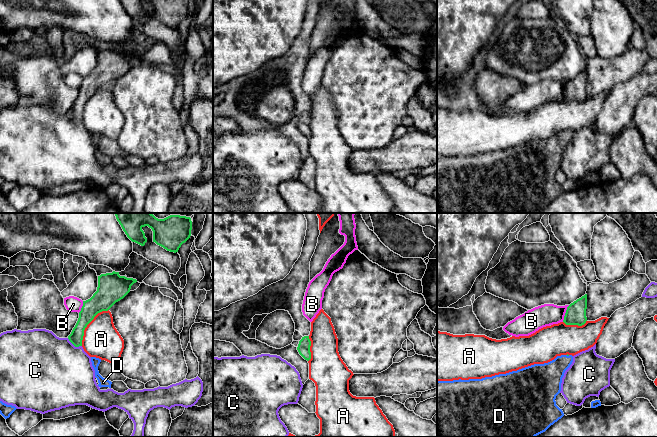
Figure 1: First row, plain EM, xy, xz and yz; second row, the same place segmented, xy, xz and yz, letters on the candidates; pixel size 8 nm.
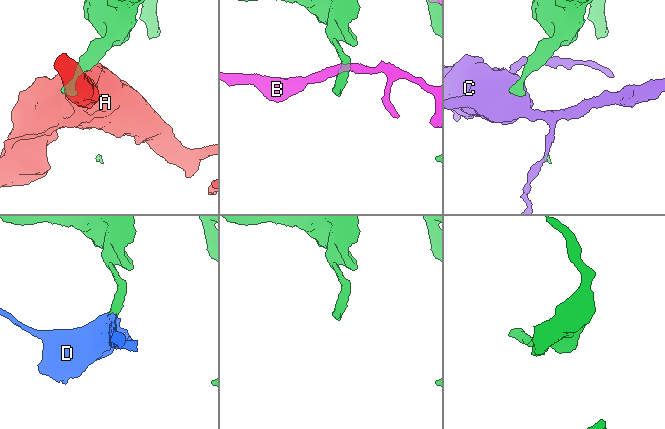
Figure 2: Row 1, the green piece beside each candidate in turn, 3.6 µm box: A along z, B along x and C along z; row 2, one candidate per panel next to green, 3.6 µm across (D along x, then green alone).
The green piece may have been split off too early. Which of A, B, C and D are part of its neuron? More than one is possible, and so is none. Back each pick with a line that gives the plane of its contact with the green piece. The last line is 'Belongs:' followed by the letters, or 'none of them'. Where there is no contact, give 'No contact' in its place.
D: No contact
Belongs: D

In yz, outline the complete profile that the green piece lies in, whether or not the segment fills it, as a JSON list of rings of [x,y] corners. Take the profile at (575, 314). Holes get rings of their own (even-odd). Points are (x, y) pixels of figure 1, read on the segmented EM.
[[[587,294],[571,303],[566,310],[563,322],[566,325],[582,326],[586,323]]]

